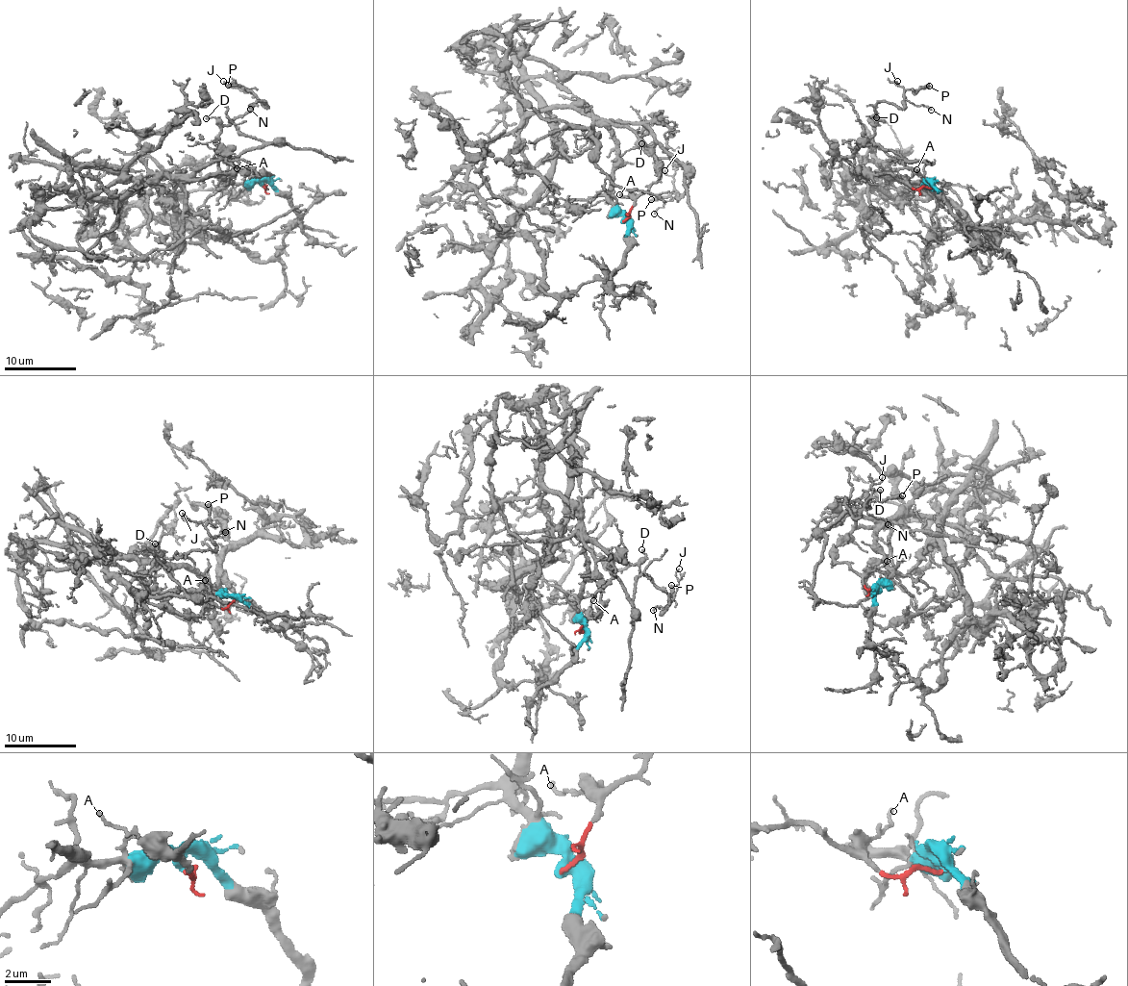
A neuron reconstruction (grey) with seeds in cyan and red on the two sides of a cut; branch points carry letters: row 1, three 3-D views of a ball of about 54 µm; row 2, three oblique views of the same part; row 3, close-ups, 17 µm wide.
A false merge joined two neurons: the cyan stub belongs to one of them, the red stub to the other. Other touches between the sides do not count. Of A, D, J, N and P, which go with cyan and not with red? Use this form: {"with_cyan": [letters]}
{"with_cyan": []}

